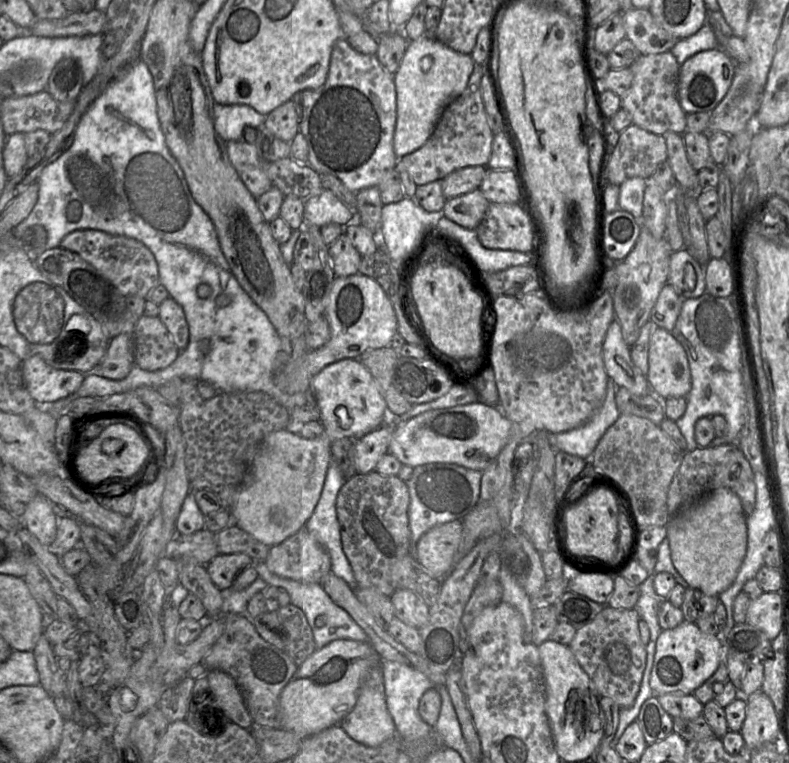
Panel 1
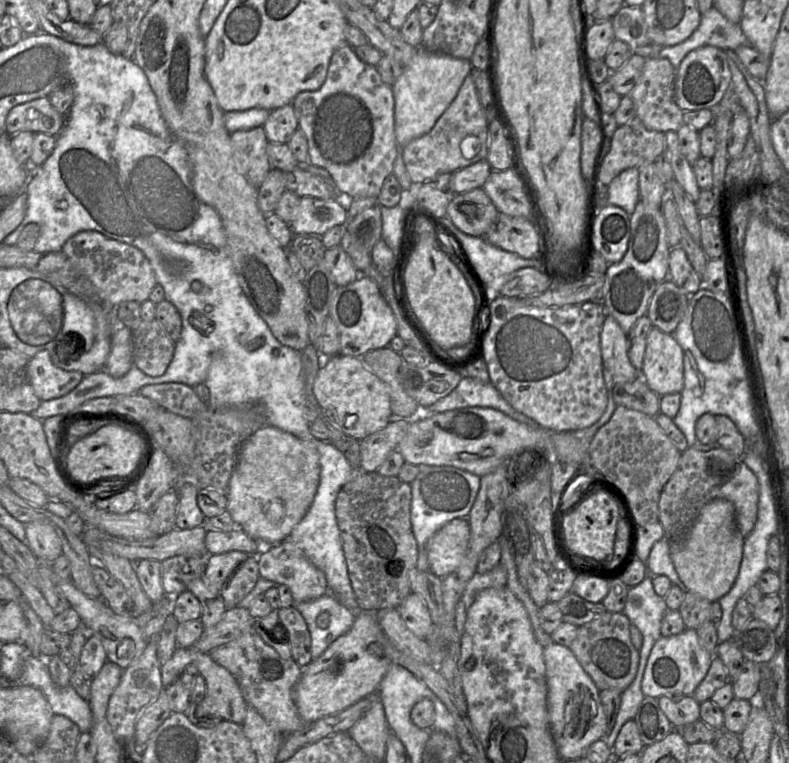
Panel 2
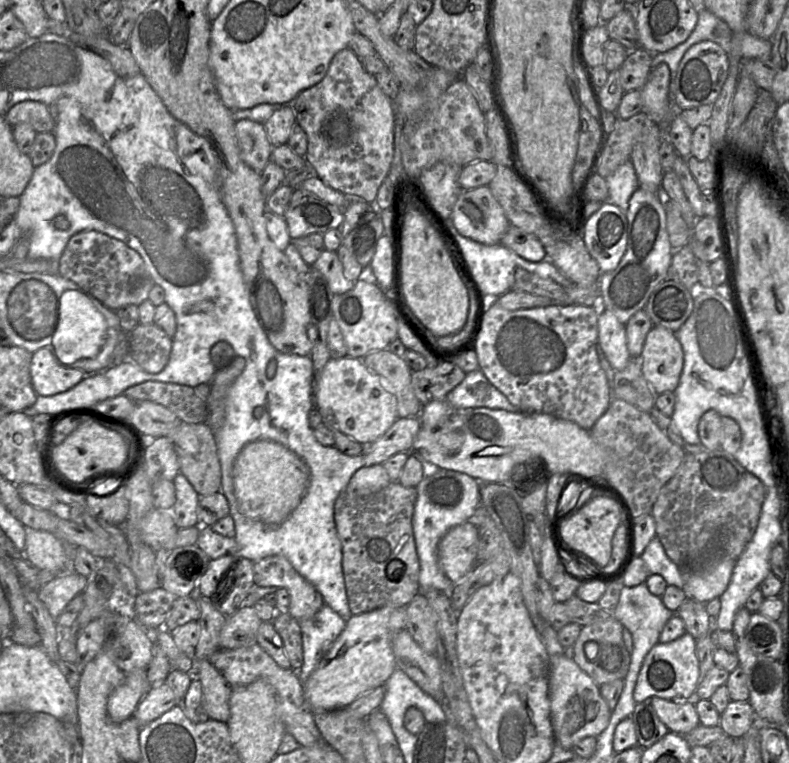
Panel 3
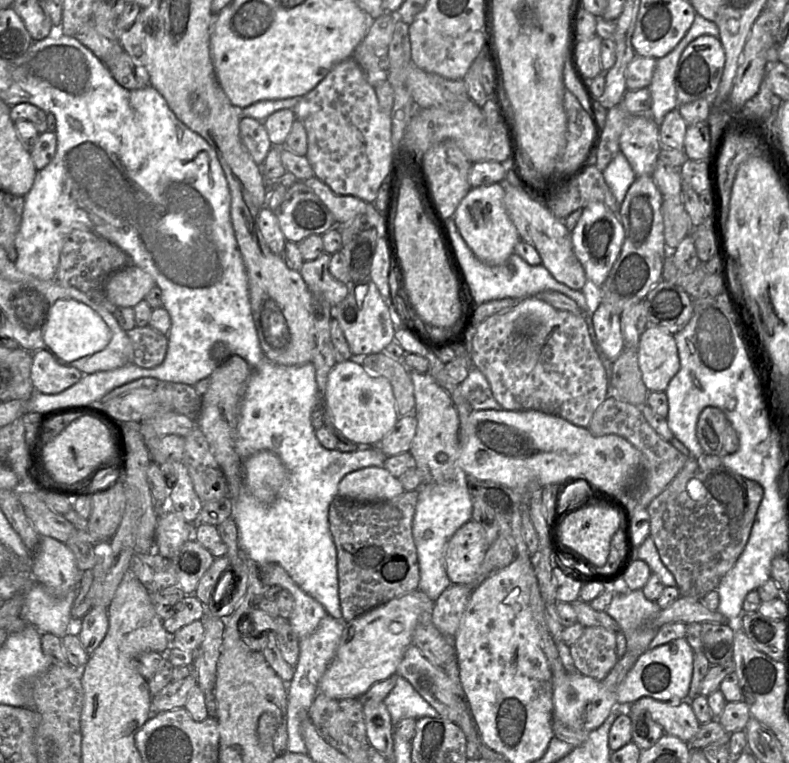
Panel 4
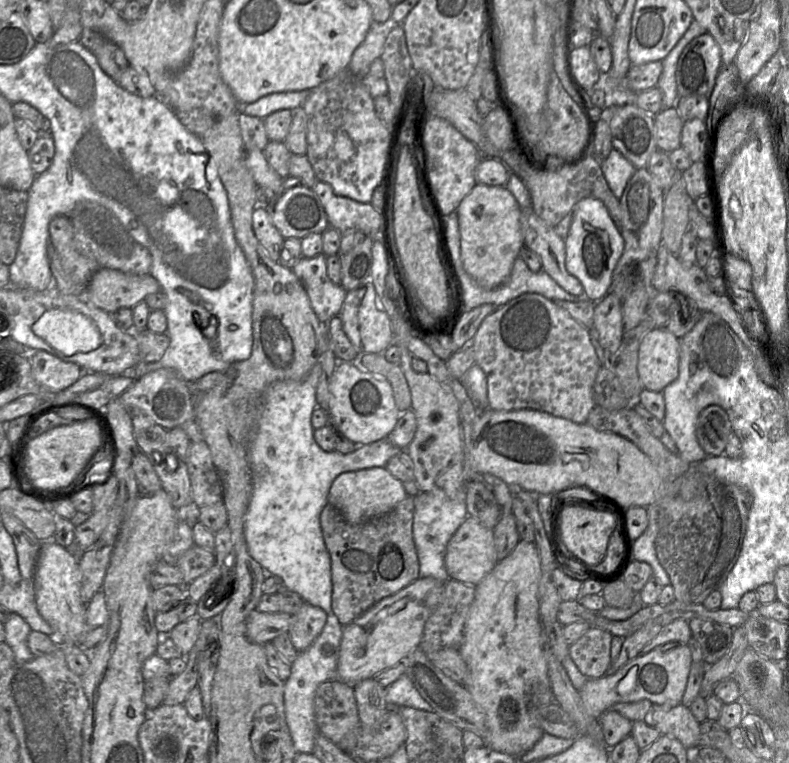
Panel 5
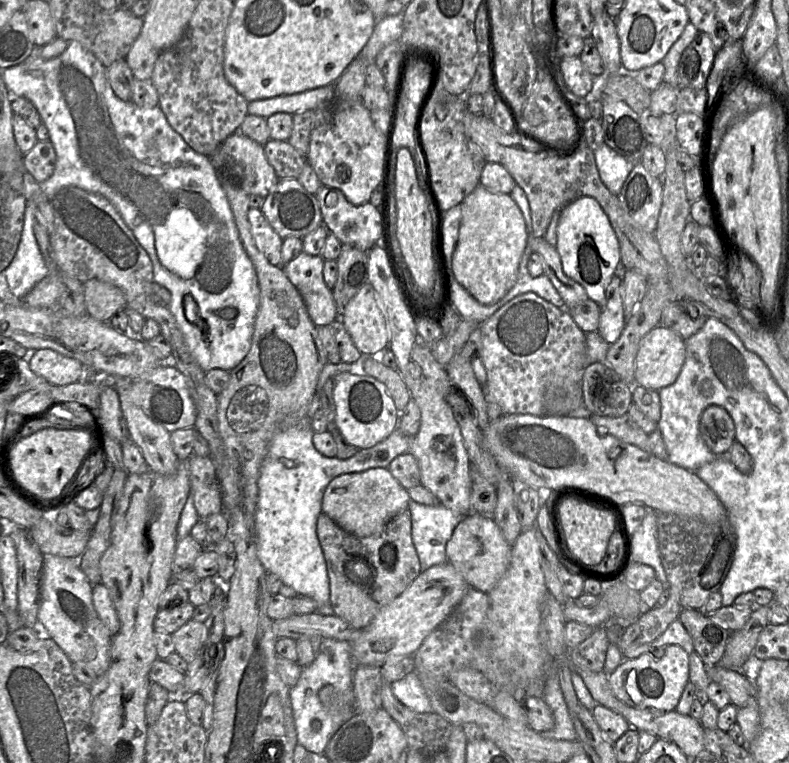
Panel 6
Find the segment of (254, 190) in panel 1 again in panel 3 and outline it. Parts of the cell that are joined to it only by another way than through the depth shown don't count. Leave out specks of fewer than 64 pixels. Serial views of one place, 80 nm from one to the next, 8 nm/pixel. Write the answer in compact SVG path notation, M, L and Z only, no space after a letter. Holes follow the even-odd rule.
M247 119L237 121L235 134L242 160L261 175L273 150L264 124Z

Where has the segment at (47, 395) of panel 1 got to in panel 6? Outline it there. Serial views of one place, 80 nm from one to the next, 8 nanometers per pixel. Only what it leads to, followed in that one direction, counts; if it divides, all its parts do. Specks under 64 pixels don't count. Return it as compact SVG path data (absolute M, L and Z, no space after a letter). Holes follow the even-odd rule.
M47 348L38 349L29 364L34 373L57 386L82 380L85 374L80 361Z

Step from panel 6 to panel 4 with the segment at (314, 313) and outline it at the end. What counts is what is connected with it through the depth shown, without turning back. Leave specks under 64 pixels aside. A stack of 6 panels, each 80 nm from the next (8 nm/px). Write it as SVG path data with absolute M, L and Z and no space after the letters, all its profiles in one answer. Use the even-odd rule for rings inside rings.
M322 253L312 261L305 261L299 271L311 292L321 293L332 306L343 301L349 287L337 280L329 271L331 255Z

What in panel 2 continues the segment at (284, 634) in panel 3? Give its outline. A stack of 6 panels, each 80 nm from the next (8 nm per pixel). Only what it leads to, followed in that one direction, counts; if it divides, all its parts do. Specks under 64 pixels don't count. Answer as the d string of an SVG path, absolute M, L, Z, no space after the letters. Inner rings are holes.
M294 606L278 608L277 614L288 634L292 660L299 667L306 667L312 658L310 633L305 619Z

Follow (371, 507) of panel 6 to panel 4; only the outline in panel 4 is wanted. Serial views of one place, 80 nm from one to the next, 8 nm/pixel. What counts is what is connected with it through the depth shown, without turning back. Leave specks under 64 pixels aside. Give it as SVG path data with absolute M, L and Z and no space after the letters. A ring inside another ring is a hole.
M384 466L365 467L348 473L338 485L338 495L360 502L391 500L405 492L400 480Z

